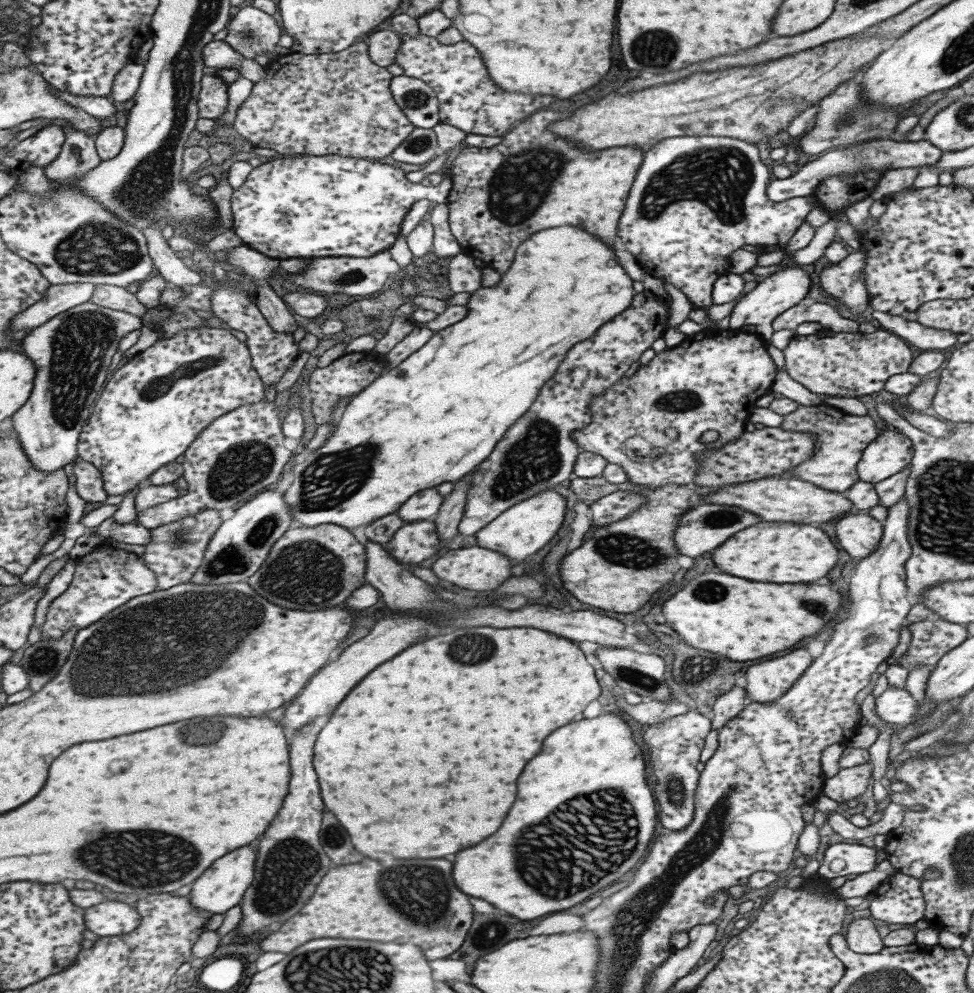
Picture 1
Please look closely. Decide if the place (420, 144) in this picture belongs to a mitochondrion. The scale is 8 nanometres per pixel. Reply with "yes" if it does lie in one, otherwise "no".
yes

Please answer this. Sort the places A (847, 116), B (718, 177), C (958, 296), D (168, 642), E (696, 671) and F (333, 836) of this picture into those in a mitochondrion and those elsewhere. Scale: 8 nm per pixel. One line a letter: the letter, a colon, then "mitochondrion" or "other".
A: mitochondrion
B: mitochondrion
C: other
D: mitochondrion
E: mitochondrion
F: mitochondrion

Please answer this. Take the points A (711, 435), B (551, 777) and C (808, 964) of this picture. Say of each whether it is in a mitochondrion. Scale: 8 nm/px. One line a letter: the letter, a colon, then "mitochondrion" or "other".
A: other
B: other
C: other

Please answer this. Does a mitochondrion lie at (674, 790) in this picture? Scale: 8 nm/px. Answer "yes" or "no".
yes

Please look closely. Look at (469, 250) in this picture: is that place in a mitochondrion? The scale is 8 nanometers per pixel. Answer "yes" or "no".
no

